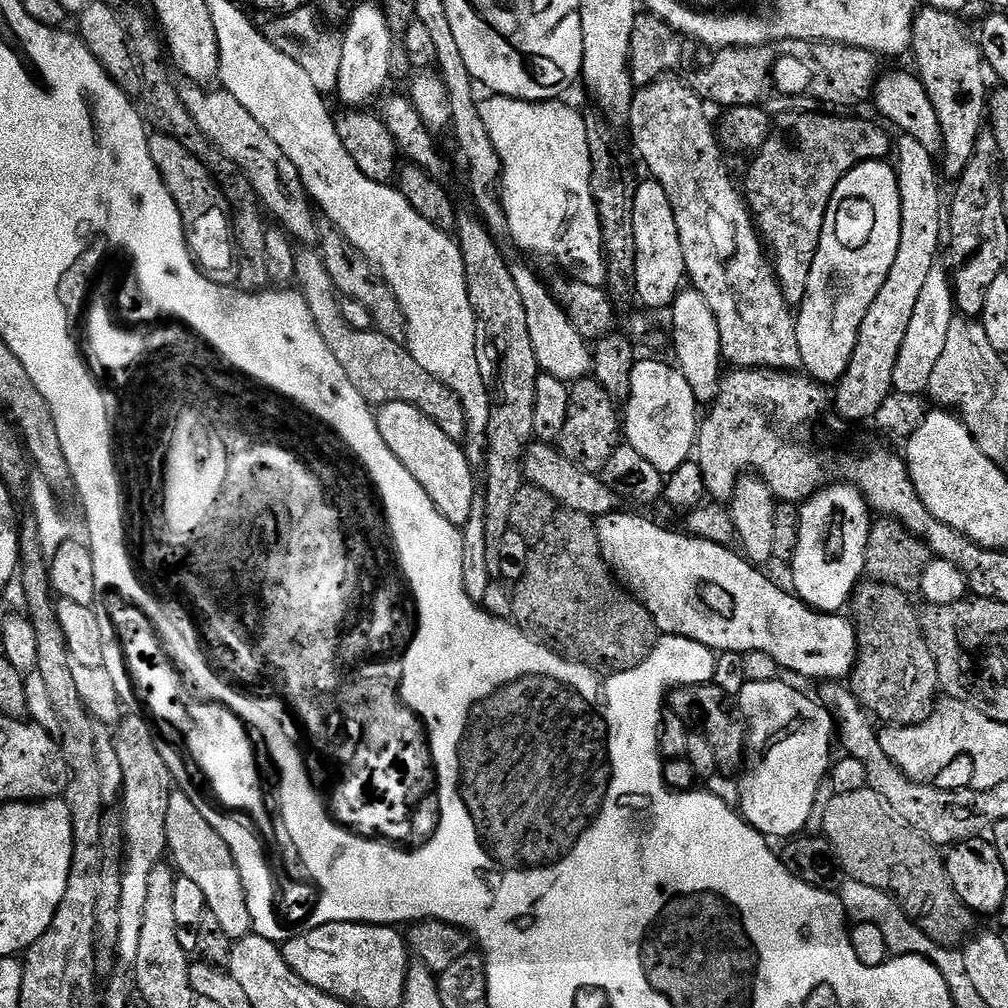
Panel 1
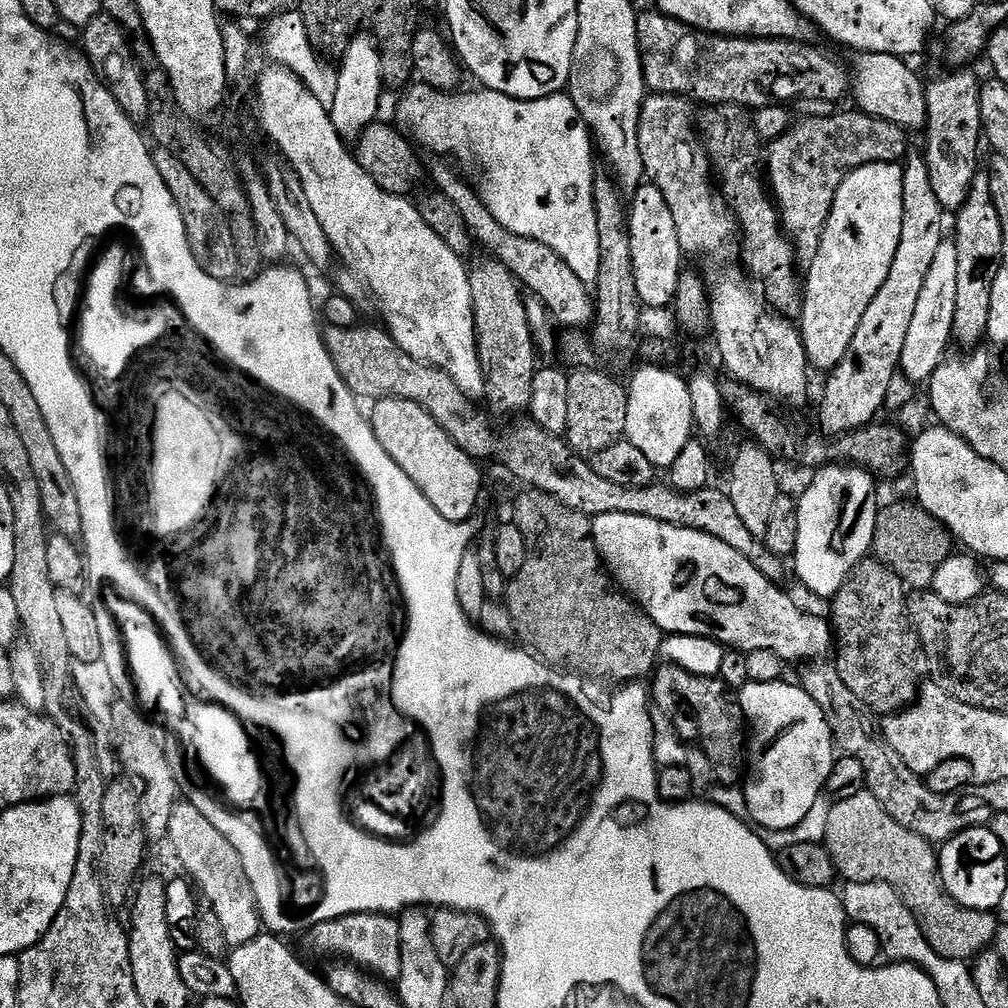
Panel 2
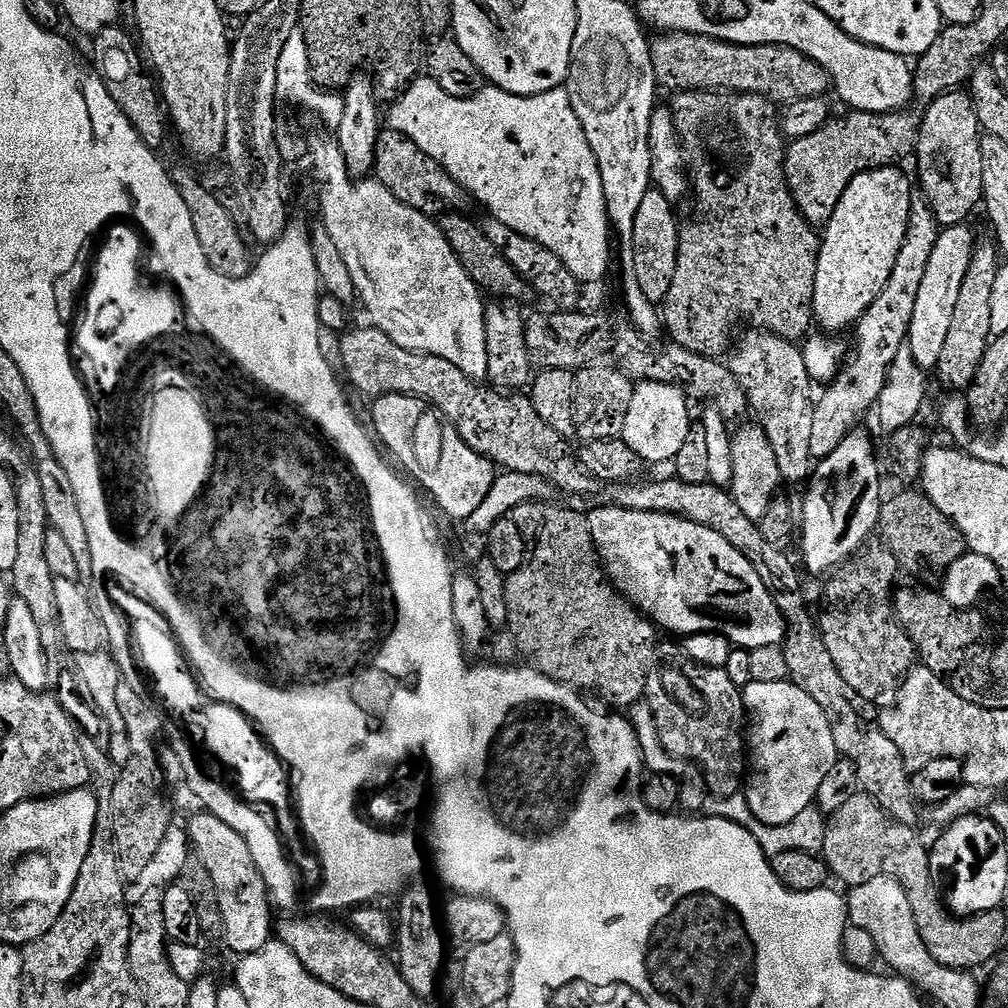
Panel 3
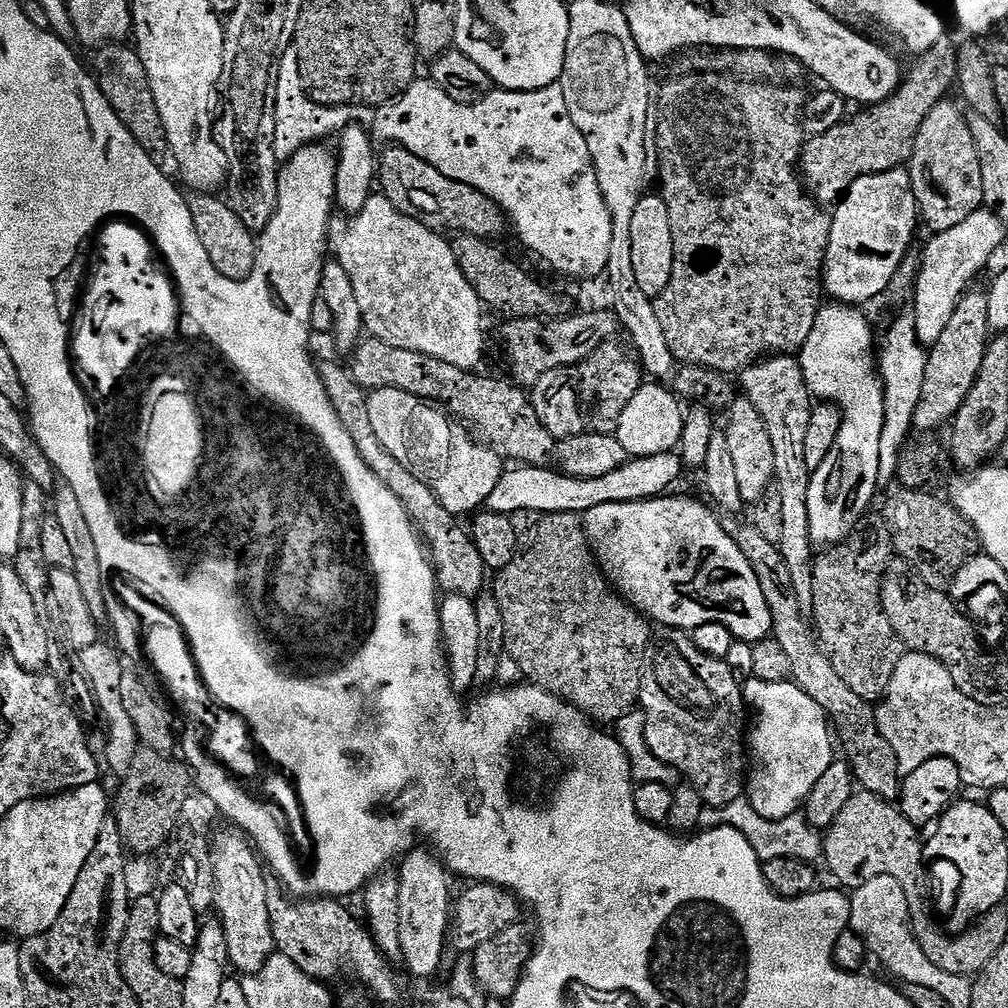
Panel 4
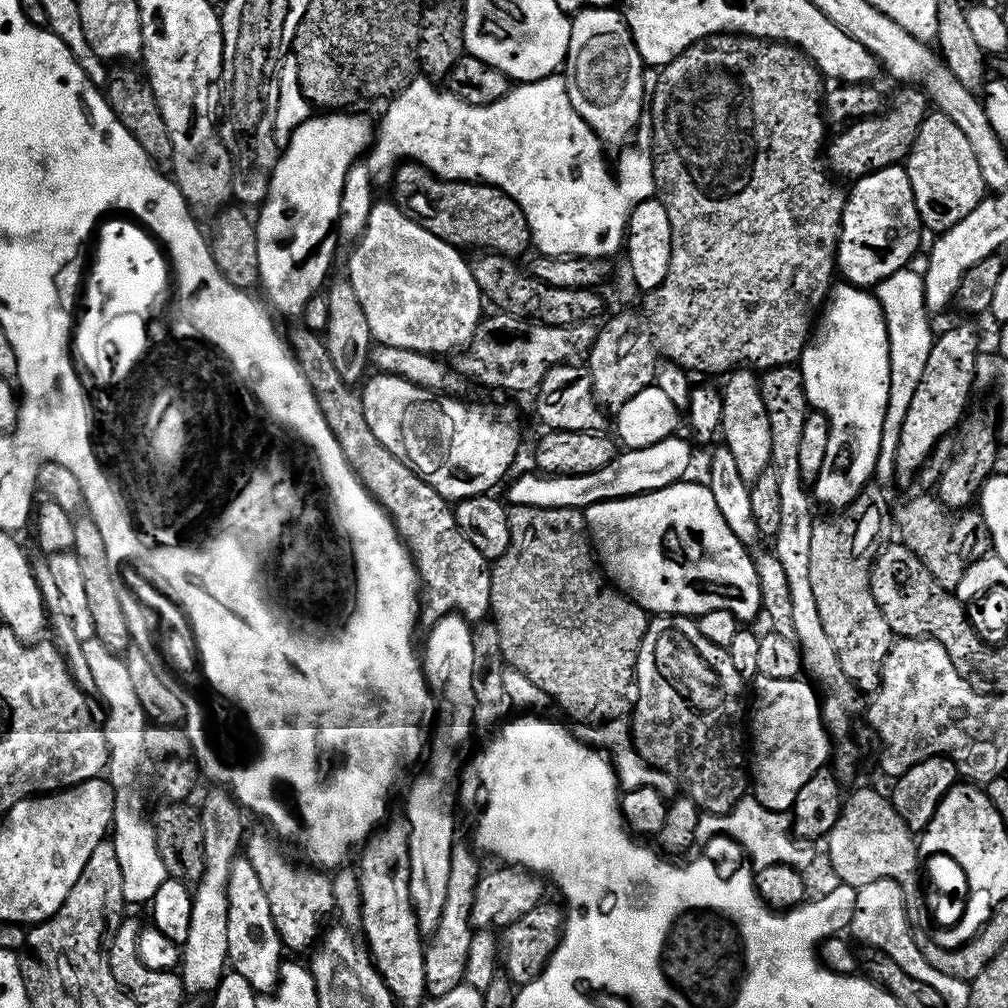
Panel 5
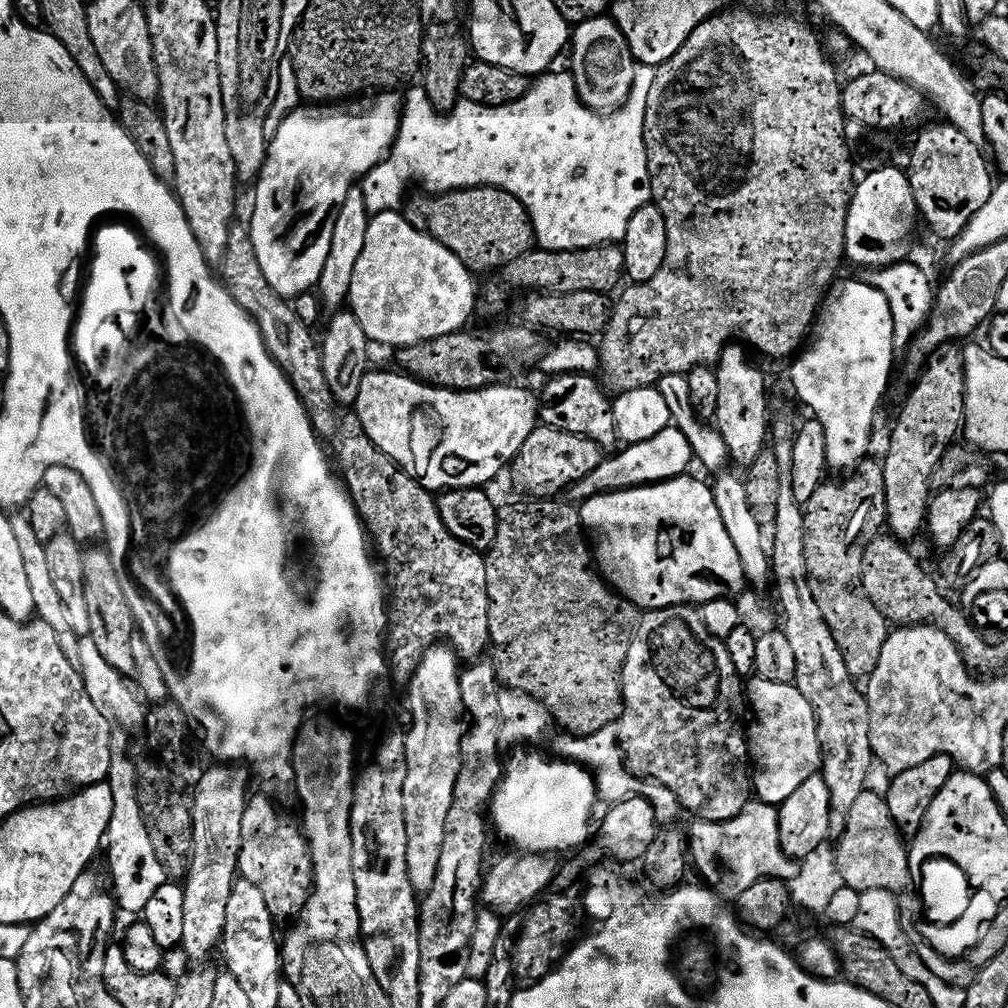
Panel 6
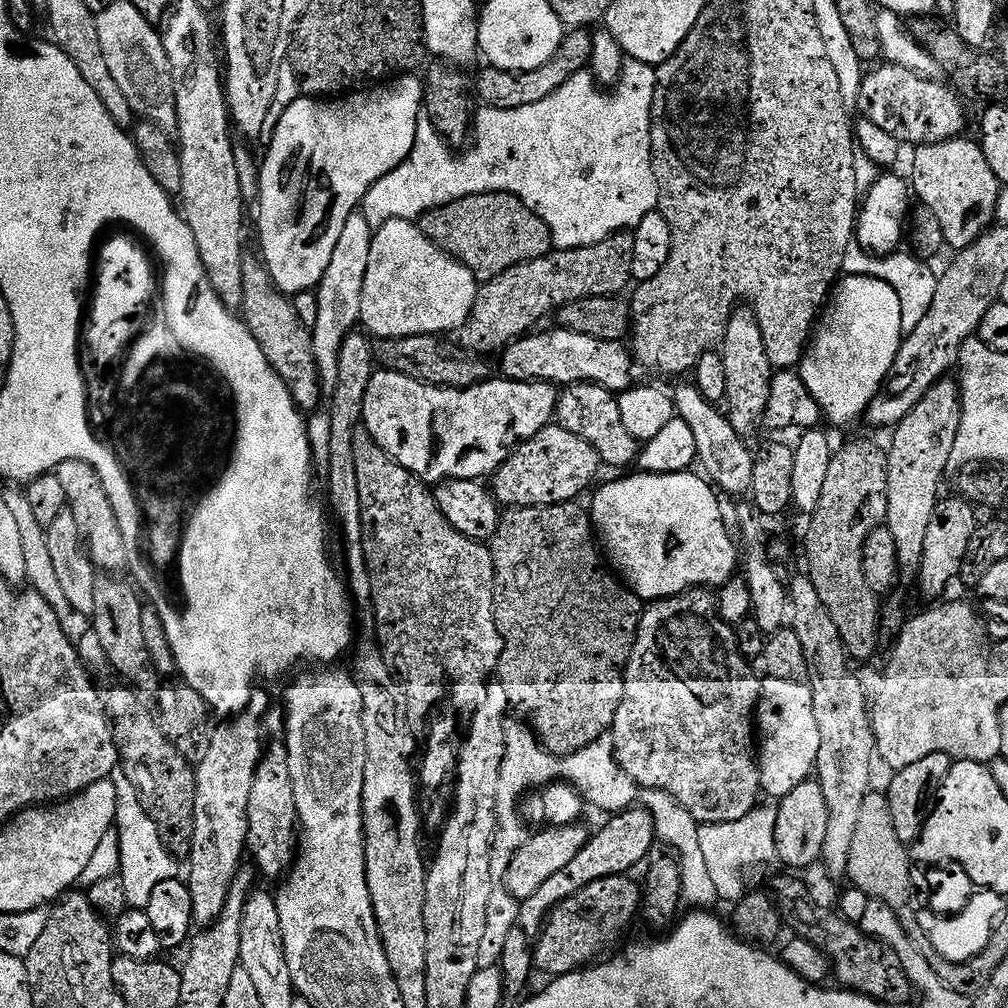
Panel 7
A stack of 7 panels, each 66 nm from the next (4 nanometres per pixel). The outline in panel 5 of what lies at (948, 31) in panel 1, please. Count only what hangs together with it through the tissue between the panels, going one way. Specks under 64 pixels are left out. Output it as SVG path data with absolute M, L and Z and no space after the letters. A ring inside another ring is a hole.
M938 110L929 114L920 127L906 167L914 186L920 220L929 233L948 232L958 226L962 218L970 218L986 199L988 187L982 178L982 166L978 166L978 154L974 154L974 146L970 146L970 138Z

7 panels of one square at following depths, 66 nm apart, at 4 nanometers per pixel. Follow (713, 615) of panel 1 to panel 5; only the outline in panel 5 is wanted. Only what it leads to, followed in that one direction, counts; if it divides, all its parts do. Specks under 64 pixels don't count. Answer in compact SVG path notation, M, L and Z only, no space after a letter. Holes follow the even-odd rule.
M681 482L670 486L666 490L651 492L645 496L631 496L625 500L611 500L595 504L586 509L586 519L588 522L588 534L592 541L594 555L607 579L619 591L625 593L629 600L633 600L638 607L653 617L657 616L691 616L699 618L706 614L715 612L728 612L732 617L741 622L752 620L762 612L762 590L760 589L760 579L756 573L756 561L753 553L746 545L726 526L726 518L722 518L722 510L718 510L718 502L714 502L714 494L707 486L707 483L688 484Z

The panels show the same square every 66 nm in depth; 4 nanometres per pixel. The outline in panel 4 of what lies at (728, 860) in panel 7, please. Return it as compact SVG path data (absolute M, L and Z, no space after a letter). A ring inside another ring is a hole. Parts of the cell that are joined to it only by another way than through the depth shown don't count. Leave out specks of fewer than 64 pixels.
M746 796L735 799L724 808L705 805L699 819L701 829L732 827L738 830L750 842L761 863L775 858L790 857L800 861L817 863L823 857L823 837L805 818L803 811L795 812L784 819L770 820L762 818Z

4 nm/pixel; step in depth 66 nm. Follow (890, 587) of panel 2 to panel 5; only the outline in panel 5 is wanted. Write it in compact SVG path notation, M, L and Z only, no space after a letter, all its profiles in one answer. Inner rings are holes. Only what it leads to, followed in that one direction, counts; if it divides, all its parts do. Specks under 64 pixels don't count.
M869 486L850 507L839 514L829 515L832 516L829 520L817 519L810 545L810 583L814 589L814 599L818 601L818 615L822 618L822 626L830 642L834 642L834 650L838 650L838 662L842 662L846 678L850 678L852 685L864 694L879 692L886 658L894 643L890 622L886 622L882 610L878 610L878 602L874 602L874 590L870 586L872 564L889 539L888 531L891 533L894 528L890 504L888 508L888 500L884 496L885 489Z

